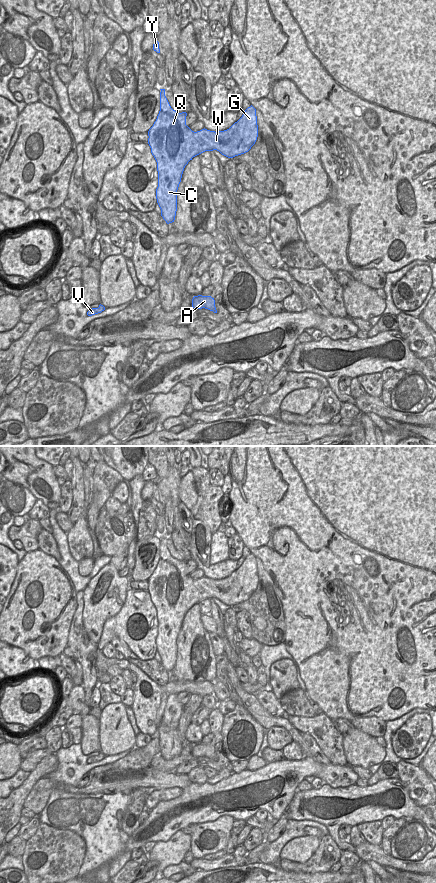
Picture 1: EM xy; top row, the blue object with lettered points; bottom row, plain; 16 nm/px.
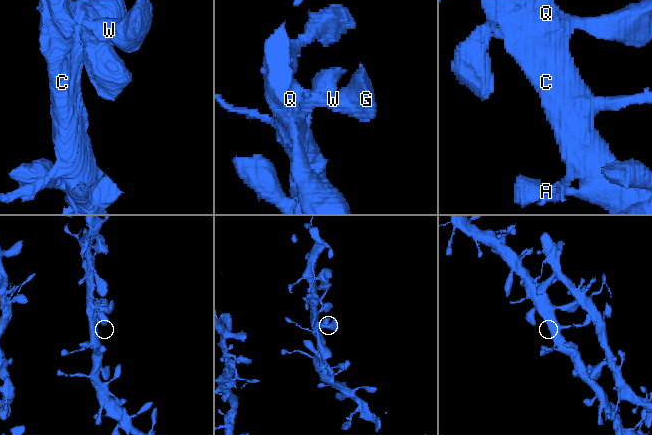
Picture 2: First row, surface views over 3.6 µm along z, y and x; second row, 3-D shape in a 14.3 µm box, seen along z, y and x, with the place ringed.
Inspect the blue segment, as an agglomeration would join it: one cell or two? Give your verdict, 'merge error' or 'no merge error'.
no merge error

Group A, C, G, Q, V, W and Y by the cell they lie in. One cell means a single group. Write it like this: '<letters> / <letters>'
A C G Q V W Y

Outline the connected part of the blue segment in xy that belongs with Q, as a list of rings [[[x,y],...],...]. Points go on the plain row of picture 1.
[[[160,537],[160,559],[148,579],[148,592],[157,610],[157,651],[167,672],[174,670],[177,659],[177,638],[185,614],[193,605],[217,598],[233,606],[248,600],[258,585],[256,557],[251,553],[229,577],[194,580],[186,573],[186,560],[173,558]]]

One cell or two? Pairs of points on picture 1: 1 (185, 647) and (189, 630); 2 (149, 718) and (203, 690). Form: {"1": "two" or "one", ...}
{"1": "one", "2": "one"}

